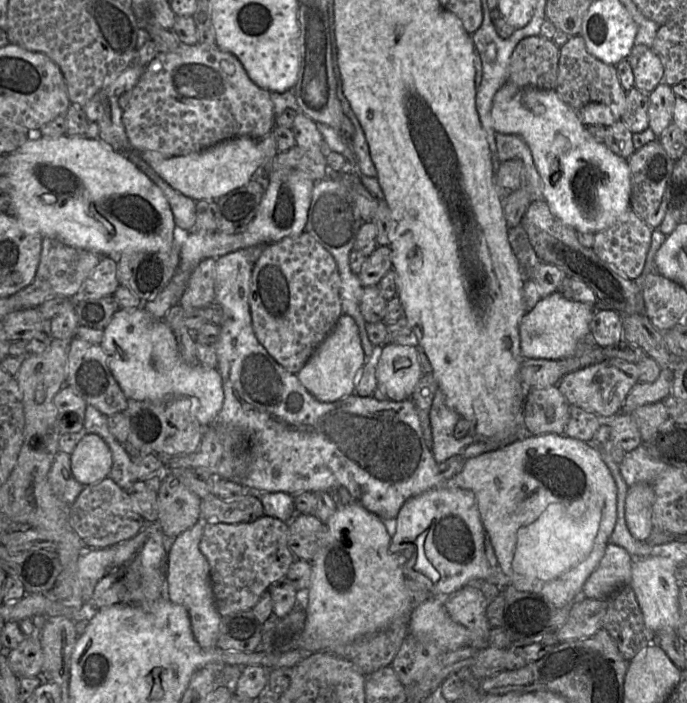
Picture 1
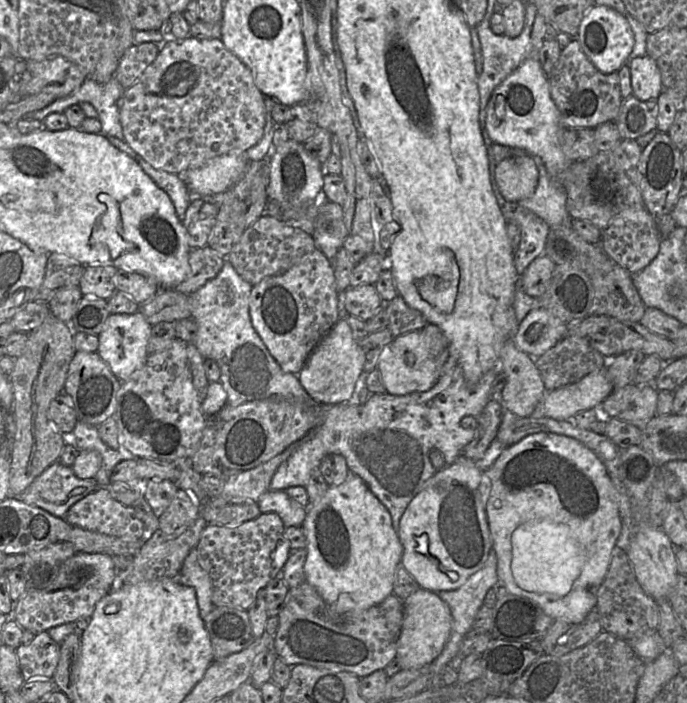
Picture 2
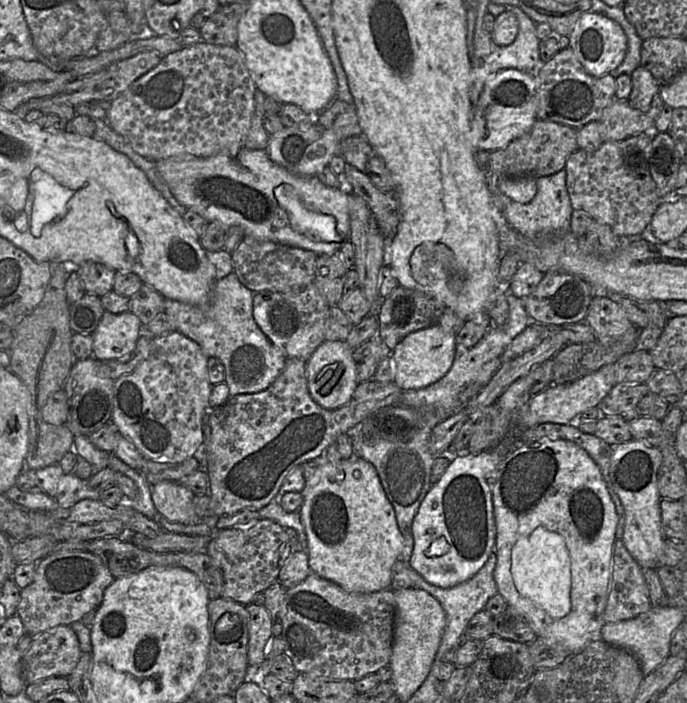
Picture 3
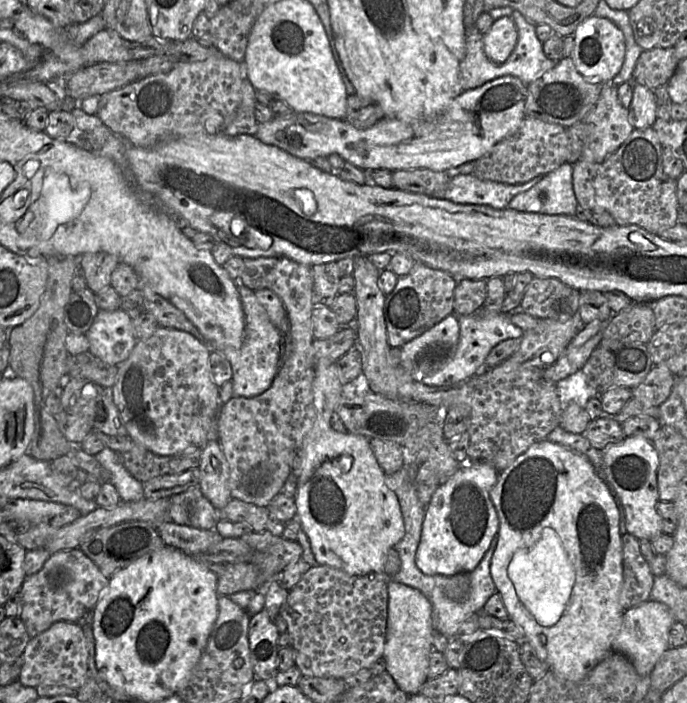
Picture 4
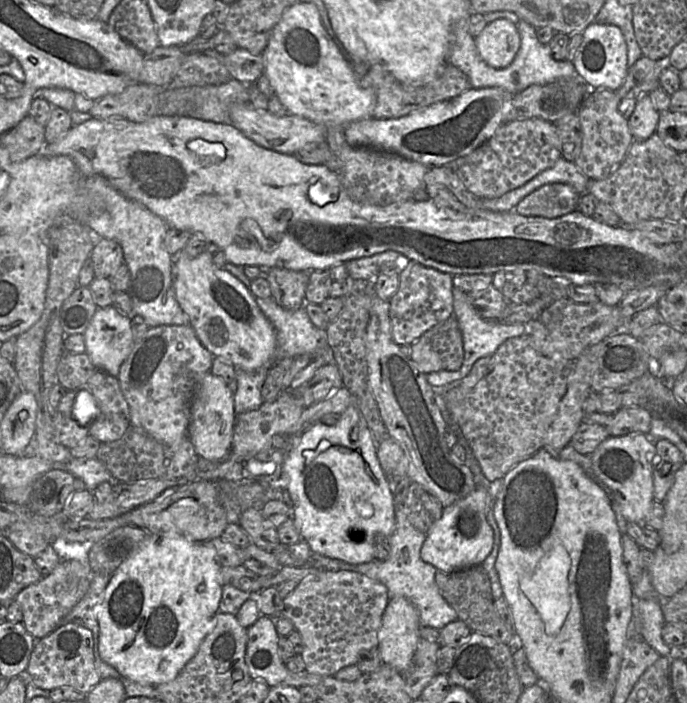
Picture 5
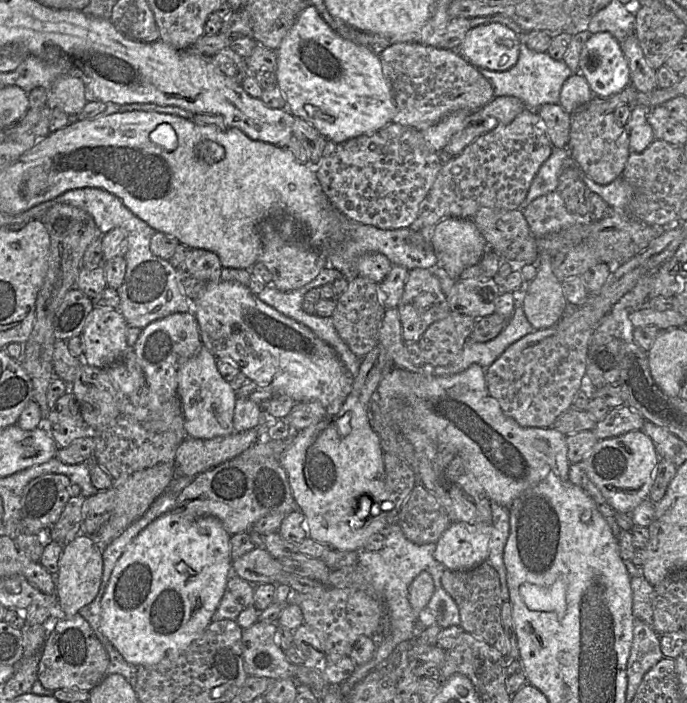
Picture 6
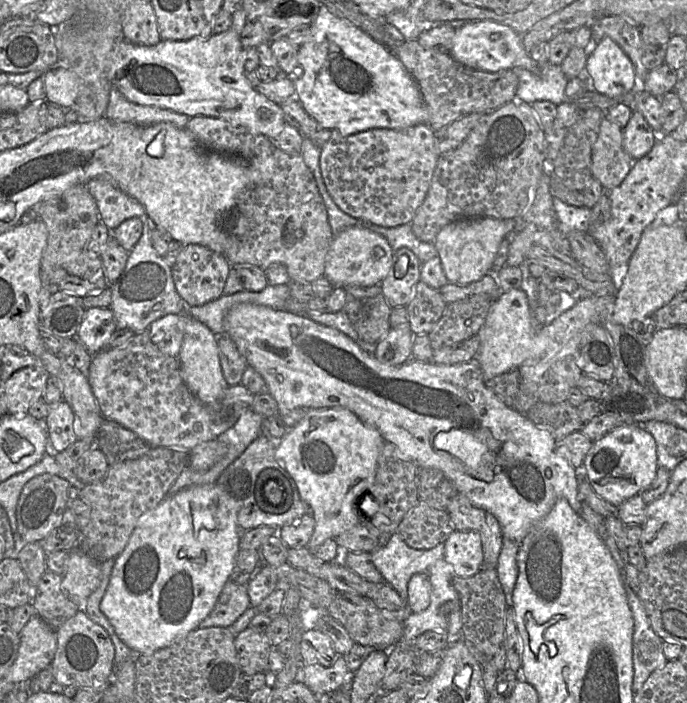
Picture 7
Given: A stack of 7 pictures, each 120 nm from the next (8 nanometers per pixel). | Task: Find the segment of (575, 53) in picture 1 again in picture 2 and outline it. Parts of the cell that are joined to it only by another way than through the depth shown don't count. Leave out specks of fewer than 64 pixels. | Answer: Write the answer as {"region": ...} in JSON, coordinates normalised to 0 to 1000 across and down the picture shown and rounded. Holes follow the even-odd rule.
{"region":[[[841,55],[831,57],[825,67],[818,70],[796,112],[802,139],[815,159],[820,183],[865,183],[881,174],[894,172],[908,144],[900,104],[879,105],[868,98],[847,73]]]}

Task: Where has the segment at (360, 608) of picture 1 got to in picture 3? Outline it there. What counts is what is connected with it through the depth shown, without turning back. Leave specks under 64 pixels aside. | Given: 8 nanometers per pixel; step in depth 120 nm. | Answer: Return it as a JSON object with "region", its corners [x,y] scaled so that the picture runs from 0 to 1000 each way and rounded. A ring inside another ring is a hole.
{"region":[[[515,647],[508,653],[486,657],[467,653],[459,674],[445,686],[445,693],[438,701],[441,716],[435,728],[447,762],[453,814],[489,829],[505,842],[540,844],[568,836],[571,807],[587,782],[588,767],[574,723],[546,664]]]}

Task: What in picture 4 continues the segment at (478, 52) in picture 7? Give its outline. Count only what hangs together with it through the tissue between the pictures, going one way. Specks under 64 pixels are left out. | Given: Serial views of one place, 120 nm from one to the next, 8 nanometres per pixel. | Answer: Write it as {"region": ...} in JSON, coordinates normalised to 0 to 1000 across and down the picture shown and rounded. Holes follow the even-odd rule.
{"region":[[[734,23],[721,28],[703,58],[706,77],[715,87],[723,91],[735,88],[754,58],[754,43],[747,26]]]}

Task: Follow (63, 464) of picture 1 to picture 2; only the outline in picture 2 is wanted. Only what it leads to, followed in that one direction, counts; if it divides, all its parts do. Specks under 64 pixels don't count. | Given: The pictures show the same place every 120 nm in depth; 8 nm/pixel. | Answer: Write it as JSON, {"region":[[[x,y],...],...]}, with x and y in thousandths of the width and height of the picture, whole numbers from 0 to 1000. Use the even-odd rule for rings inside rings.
{"region":[[[82,656],[25,704],[38,717],[95,737],[105,718],[144,693],[138,680],[115,681],[102,663]]]}

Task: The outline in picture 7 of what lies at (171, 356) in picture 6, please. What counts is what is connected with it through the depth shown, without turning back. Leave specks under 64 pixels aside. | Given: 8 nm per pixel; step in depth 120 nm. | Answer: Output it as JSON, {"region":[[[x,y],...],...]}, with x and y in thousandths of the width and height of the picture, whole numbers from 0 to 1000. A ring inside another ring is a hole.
{"region":[[[269,444],[245,447],[217,462],[218,484],[237,502],[259,508],[268,478],[269,448]]]}

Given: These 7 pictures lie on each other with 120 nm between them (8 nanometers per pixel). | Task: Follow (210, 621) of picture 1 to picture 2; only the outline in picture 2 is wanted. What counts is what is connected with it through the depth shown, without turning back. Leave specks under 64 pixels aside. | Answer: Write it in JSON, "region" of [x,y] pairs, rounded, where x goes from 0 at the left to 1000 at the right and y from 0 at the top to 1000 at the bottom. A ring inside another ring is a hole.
{"region":[[[281,780],[269,794],[258,825],[284,838],[290,872],[298,879],[313,863],[309,855],[309,832],[303,814],[294,807],[287,780]]]}

